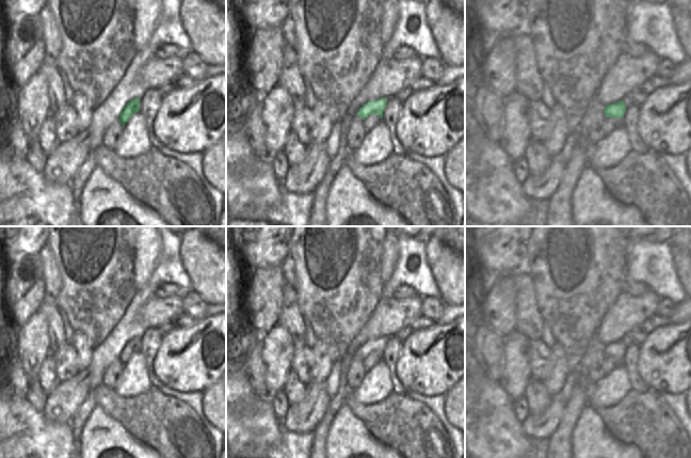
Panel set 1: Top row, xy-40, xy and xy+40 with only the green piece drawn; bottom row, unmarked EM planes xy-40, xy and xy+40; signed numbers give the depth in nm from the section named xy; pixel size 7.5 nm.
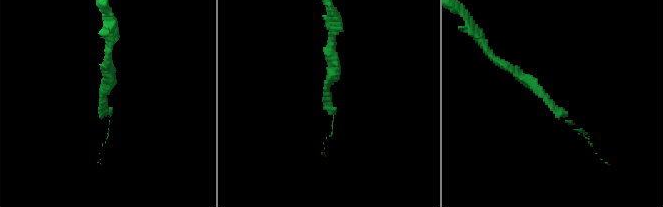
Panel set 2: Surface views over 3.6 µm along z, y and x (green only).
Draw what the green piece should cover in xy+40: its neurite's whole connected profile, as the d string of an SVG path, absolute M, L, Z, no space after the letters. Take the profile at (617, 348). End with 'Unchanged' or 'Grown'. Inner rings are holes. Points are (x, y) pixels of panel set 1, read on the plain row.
M624 339L605 346L605 353L607 356L602 362L602 370L605 374L610 374L620 365L617 358L624 357L625 351L626 345Z. Grown

